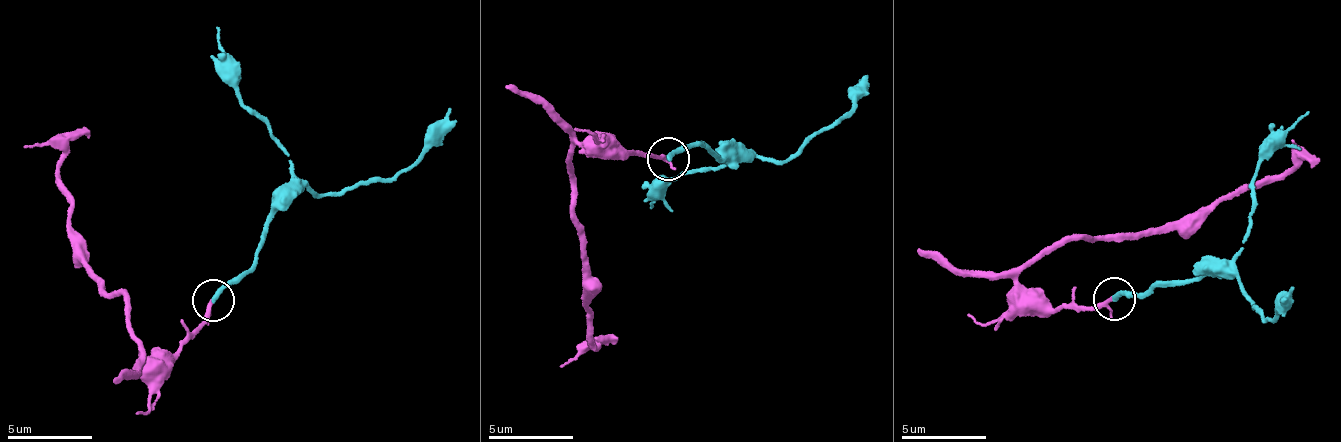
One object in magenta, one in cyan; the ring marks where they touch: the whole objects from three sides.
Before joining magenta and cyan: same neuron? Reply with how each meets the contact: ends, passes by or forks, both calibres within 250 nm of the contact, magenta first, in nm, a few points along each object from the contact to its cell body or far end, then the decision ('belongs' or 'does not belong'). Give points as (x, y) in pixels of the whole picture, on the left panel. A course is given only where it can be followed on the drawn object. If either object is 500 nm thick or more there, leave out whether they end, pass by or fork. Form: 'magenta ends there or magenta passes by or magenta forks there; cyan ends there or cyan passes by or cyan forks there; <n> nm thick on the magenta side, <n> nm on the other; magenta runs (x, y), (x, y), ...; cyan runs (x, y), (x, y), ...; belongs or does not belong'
magenta passes by; cyan ends there; 200 nm thick on the magenta side, 300 nm on the other; magenta runs (211, 302), (177, 352), (142, 354), (125, 296), (96, 286), (66, 233), (72, 200), (55, 179), (87, 132); cyan runs (214, 301), (256, 266), (272, 214), (286, 199), (310, 187), (319, 194), (403, 172), (449, 109); belongs

